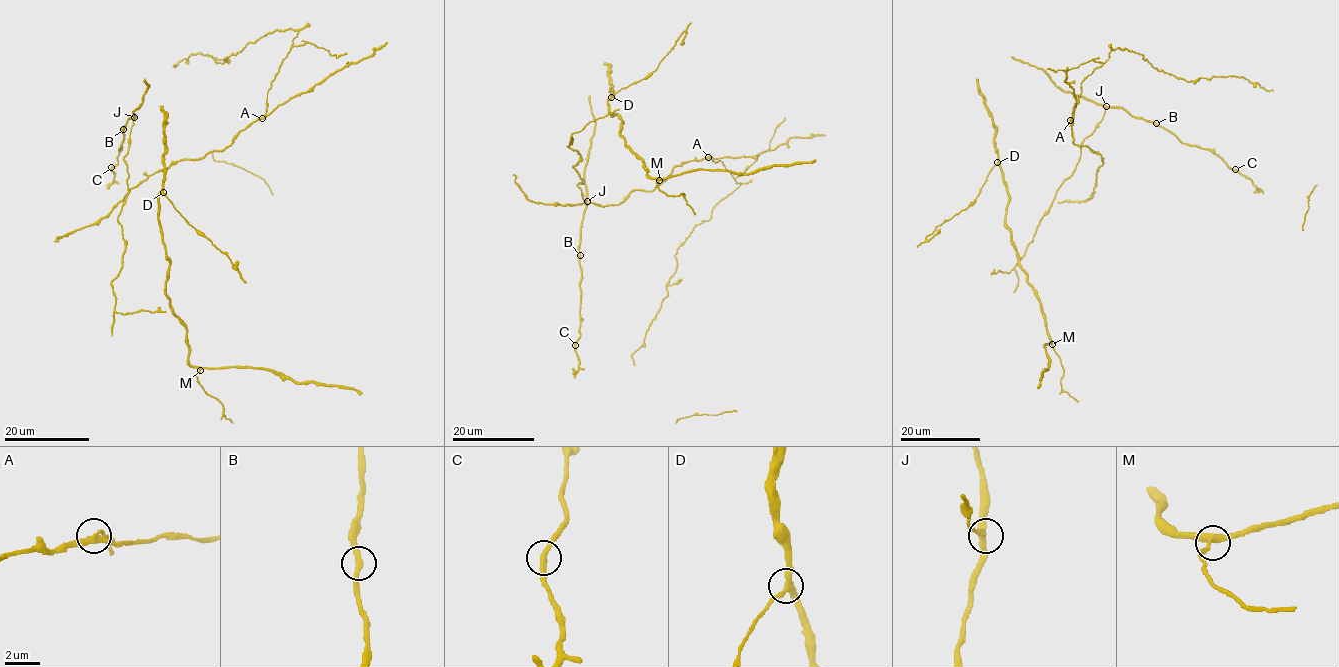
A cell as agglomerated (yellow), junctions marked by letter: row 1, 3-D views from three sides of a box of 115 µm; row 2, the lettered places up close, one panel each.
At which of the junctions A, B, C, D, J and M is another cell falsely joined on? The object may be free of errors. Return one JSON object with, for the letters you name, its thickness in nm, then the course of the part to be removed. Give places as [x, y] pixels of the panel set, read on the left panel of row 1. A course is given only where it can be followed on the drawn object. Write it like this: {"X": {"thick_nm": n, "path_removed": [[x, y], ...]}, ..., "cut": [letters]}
{"A": {"thick_nm": 280}, "cut": ["A"]}

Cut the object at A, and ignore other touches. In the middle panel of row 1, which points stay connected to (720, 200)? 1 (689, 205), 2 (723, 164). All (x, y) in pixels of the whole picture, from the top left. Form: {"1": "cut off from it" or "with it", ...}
{"1": "cut off from it", "2": "with it"}

